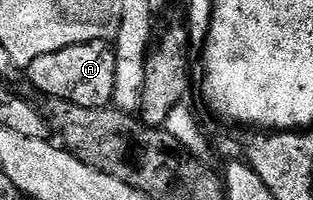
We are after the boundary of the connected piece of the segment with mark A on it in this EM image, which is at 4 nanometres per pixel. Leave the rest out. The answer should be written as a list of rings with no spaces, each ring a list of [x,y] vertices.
[[[108,41],[84,42],[39,56],[27,67],[27,74],[30,84],[45,98],[67,100],[79,108],[103,108],[113,101],[116,63],[116,49]]]

